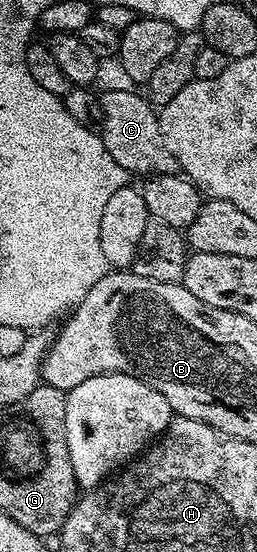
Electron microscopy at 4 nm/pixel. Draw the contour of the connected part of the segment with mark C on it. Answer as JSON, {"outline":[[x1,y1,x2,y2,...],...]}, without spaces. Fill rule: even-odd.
{"outline":[[133,90,100,91,101,120,99,133,107,152,111,152,111,160,123,168,126,175,178,173,179,167,171,148,161,135,161,120,158,111,144,93,136,94]]}

